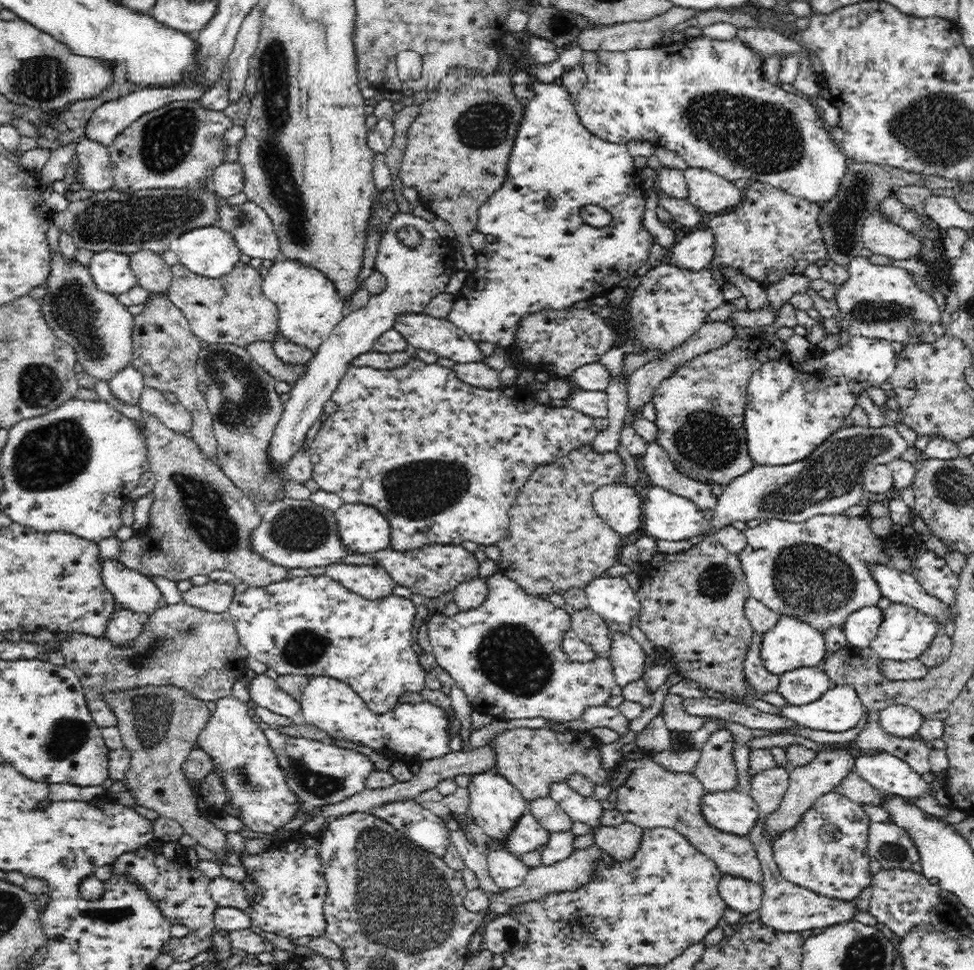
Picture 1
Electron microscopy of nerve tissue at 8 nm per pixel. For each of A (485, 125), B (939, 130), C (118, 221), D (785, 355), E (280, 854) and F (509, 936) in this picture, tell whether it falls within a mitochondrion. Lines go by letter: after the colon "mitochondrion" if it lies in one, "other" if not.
A: mitochondrion
B: mitochondrion
C: mitochondrion
D: other
E: other
F: mitochondrion

